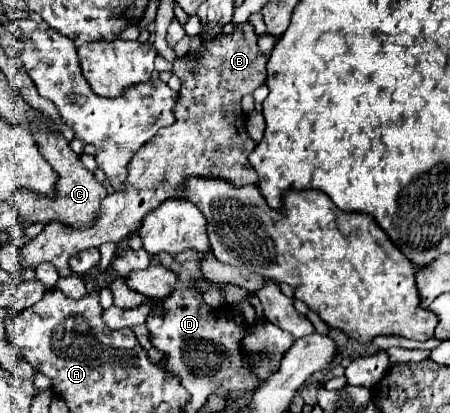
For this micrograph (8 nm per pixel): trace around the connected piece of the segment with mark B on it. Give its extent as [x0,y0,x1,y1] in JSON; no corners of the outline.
[18,22,266,276]

